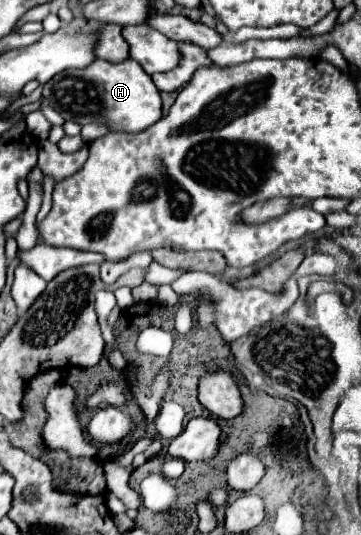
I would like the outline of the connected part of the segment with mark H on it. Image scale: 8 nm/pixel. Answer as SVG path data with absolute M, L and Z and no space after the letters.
M94 59L84 69L60 71L44 85L42 97L66 121L80 125L108 121L118 131L144 131L162 117L160 91L134 59L124 59L120 63Z

